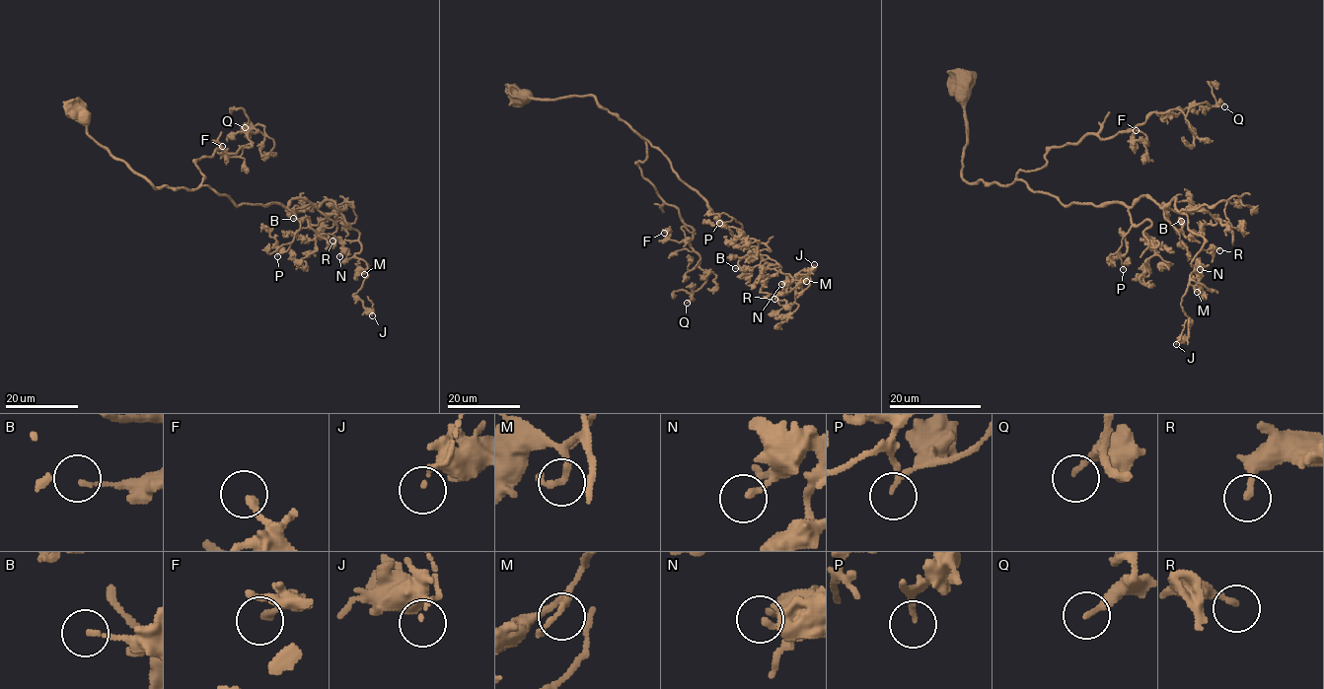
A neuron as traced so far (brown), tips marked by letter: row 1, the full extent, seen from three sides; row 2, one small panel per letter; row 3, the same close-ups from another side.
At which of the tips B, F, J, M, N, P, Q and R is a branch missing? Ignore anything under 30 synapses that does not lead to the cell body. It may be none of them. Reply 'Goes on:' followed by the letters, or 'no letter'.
Goes on: no letter

